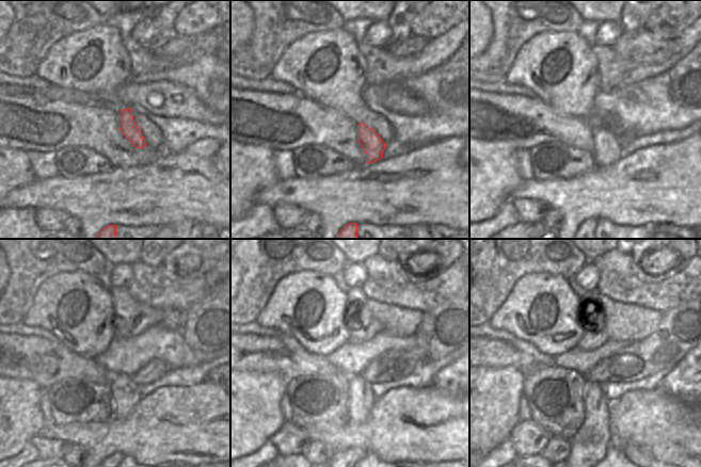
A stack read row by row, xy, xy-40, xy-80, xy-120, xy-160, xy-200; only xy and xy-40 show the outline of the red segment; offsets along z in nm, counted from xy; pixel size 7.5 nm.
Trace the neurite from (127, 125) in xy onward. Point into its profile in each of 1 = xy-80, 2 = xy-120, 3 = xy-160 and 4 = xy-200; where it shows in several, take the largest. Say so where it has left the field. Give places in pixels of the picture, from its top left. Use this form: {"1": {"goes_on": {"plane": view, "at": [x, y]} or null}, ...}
{"1": {"goes_on": {"plane": "xy-80", "at": [607, 147]}}, "2": {"goes_on": {"plane": "xy-120", "at": [126, 393]}}, "3": {"goes_on": {"plane": "xy-160", "at": [361, 397]}}, "4": {"goes_on": {"plane": "xy-200", "at": [589, 445]}}}

